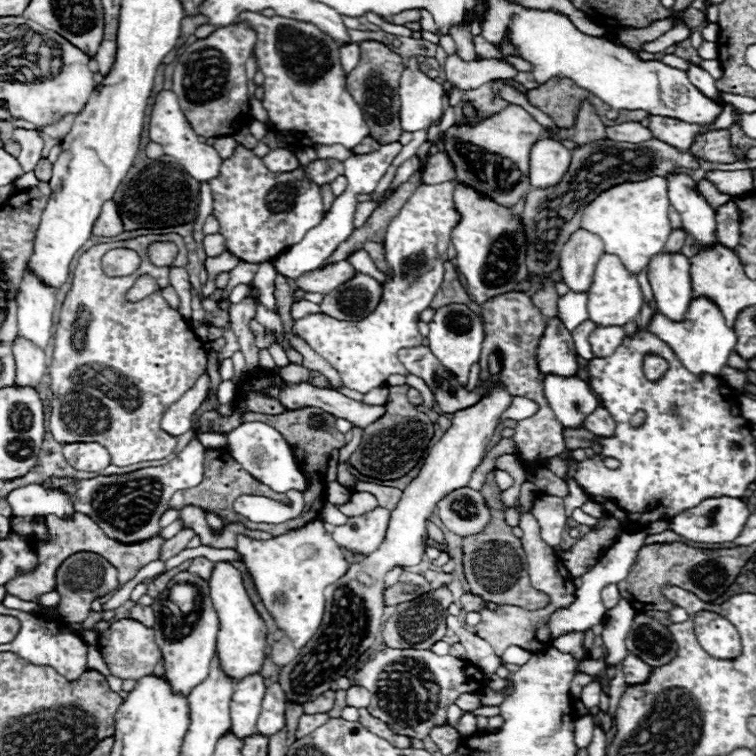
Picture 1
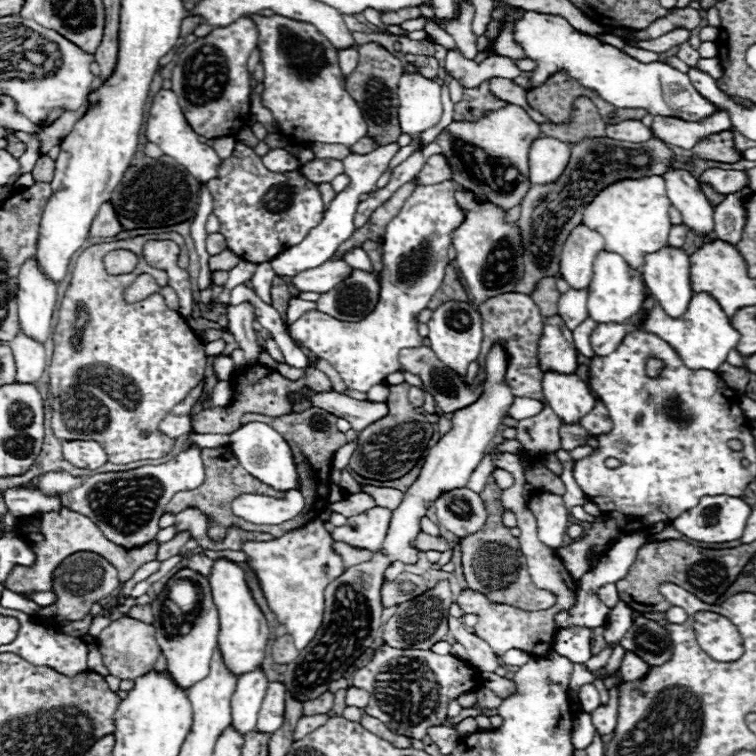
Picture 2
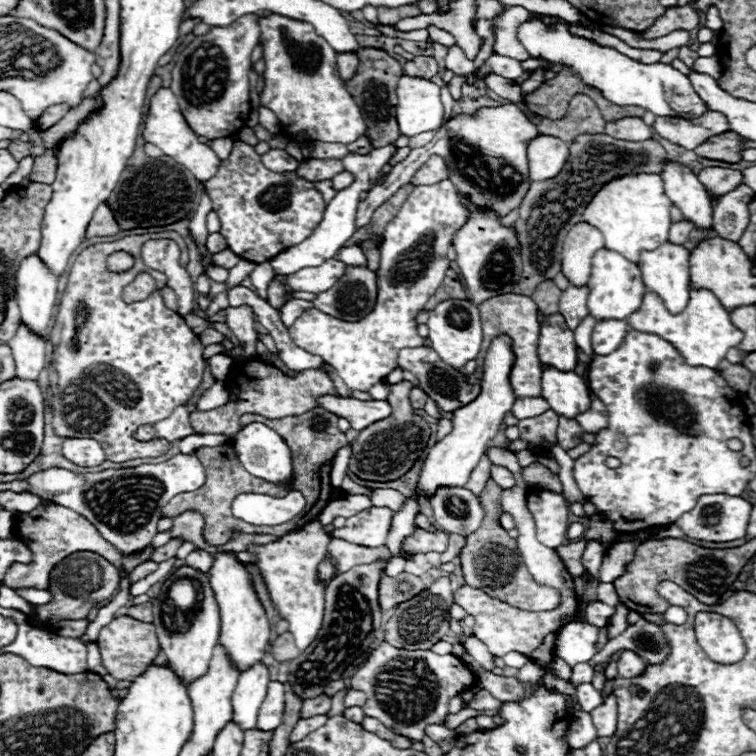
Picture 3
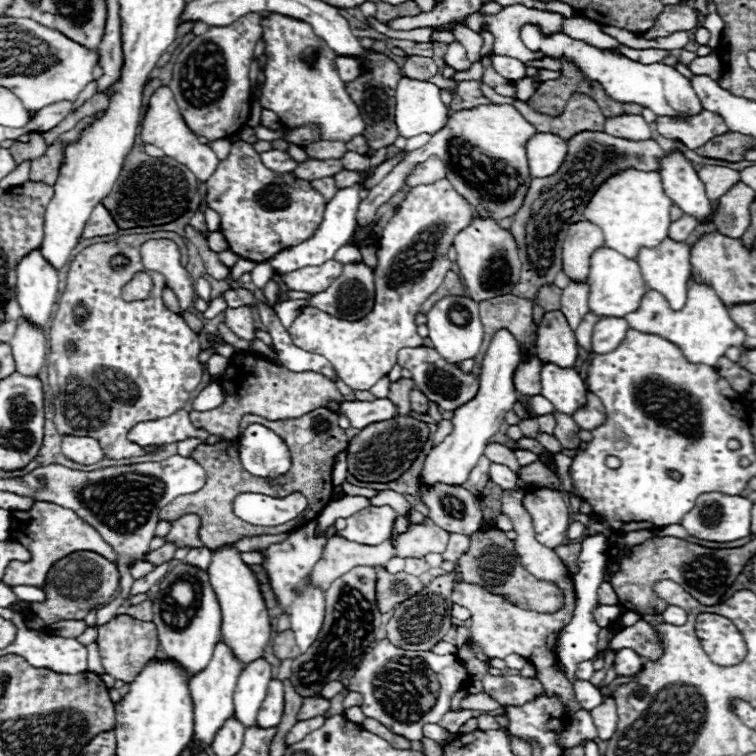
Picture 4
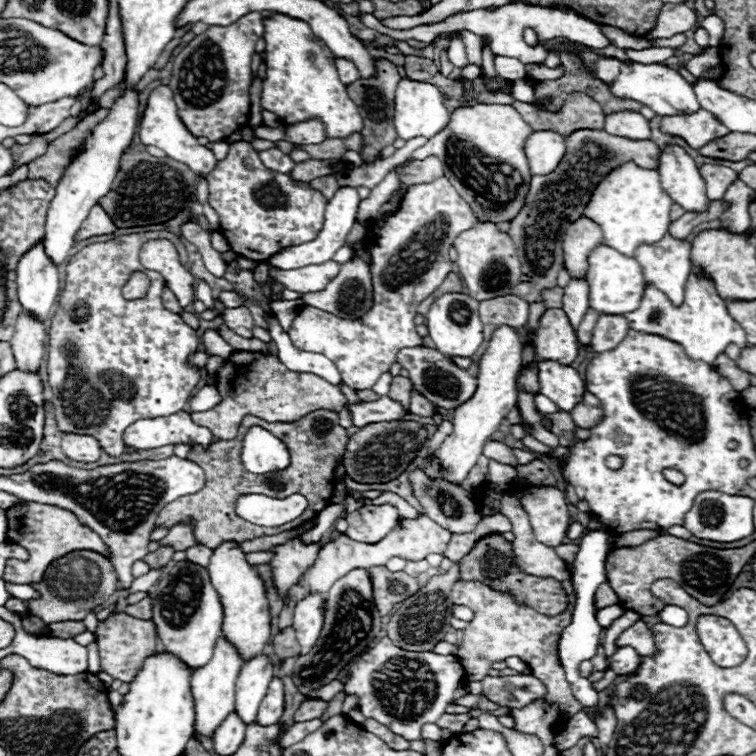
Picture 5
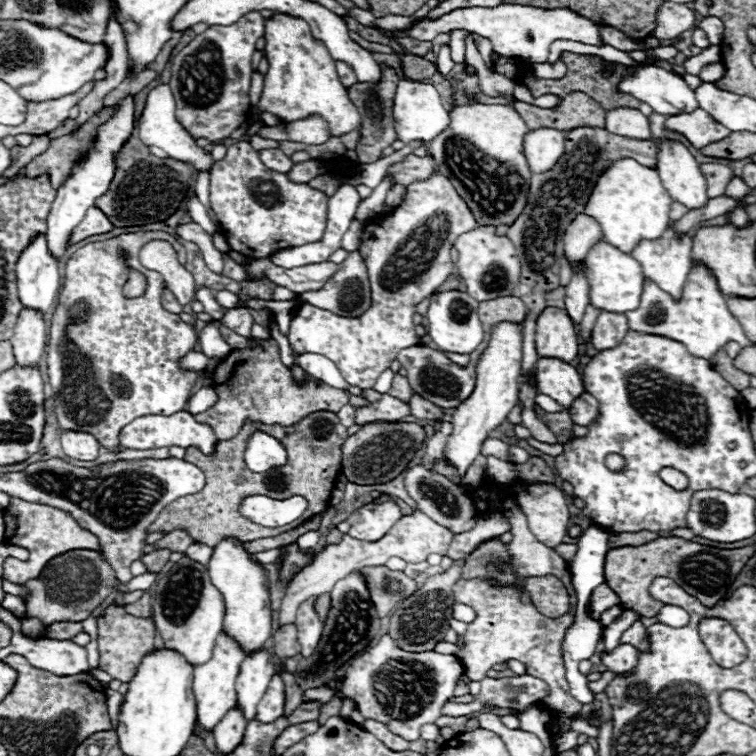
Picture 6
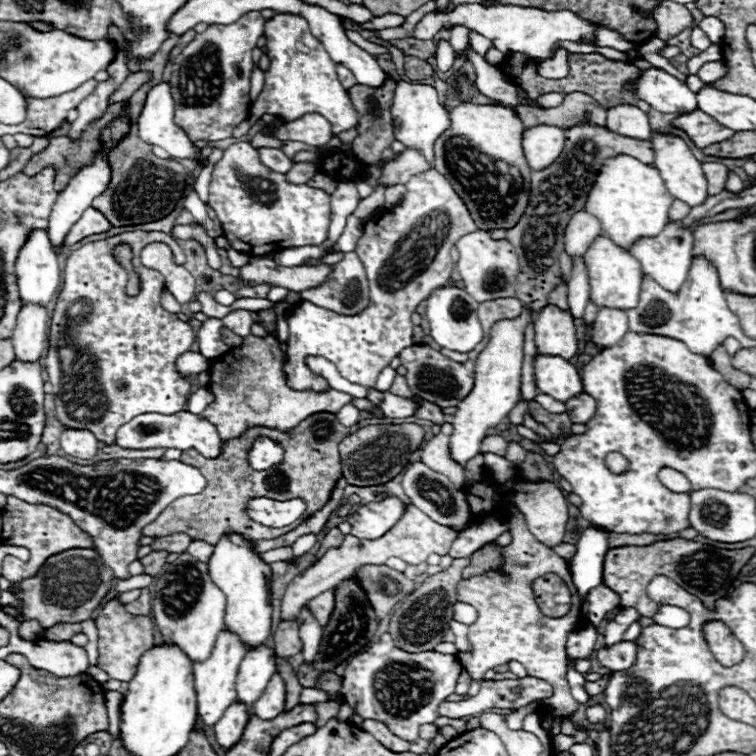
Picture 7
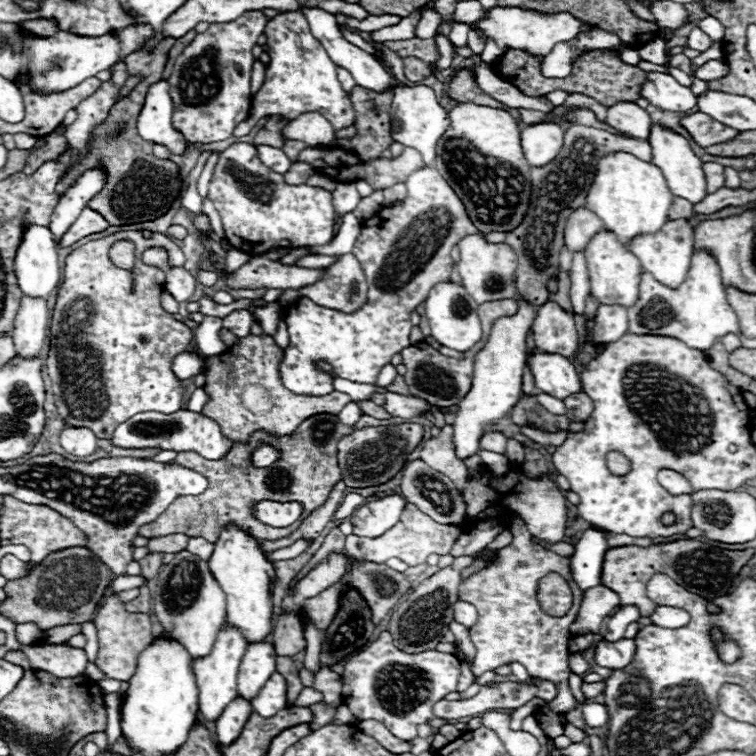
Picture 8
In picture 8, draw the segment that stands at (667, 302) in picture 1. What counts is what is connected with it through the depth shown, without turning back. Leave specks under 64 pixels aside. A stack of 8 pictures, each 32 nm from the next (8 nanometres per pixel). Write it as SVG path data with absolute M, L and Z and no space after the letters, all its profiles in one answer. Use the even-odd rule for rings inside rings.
M686 218L666 220L664 226L654 234L638 234L630 240L630 252L640 258L642 270L654 274L658 282L666 286L680 286L686 278L686 270L690 268L690 258L694 252L694 226Z

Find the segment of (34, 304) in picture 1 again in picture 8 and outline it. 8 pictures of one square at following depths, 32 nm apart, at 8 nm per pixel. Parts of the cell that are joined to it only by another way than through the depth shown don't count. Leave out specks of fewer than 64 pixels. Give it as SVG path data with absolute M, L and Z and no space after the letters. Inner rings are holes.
M26 226L22 234L22 242L14 256L14 274L18 278L18 286L22 294L30 296L42 296L48 298L54 288L60 284L60 264L58 264L58 244L54 242L54 236L48 226Z

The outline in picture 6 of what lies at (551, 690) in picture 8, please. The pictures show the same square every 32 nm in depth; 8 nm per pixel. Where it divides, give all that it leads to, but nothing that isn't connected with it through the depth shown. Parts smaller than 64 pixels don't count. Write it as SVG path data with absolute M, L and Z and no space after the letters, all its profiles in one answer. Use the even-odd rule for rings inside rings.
M516 676L516 678L484 678L480 694L470 704L446 702L442 706L444 716L470 716L472 712L482 712L486 704L498 708L522 710L532 702L542 700L550 694L550 686L534 676Z

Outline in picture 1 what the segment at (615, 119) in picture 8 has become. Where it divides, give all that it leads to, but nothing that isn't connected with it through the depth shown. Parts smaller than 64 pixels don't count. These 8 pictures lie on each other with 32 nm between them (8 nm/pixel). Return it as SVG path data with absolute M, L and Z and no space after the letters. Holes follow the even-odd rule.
M622 122L616 126L608 126L606 128L606 136L614 142L646 142L650 140L650 130L646 126L642 126L640 122Z

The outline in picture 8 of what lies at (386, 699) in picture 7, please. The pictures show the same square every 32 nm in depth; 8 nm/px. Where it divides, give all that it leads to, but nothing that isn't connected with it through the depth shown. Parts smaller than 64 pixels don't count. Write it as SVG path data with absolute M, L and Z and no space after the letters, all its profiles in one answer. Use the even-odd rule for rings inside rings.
M380 632L378 640L346 660L342 700L358 720L378 720L396 738L410 742L418 736L416 726L434 718L434 702L442 700L448 692L456 692L458 676L460 660L454 654L438 650L406 654L392 646L392 636L388 632Z

